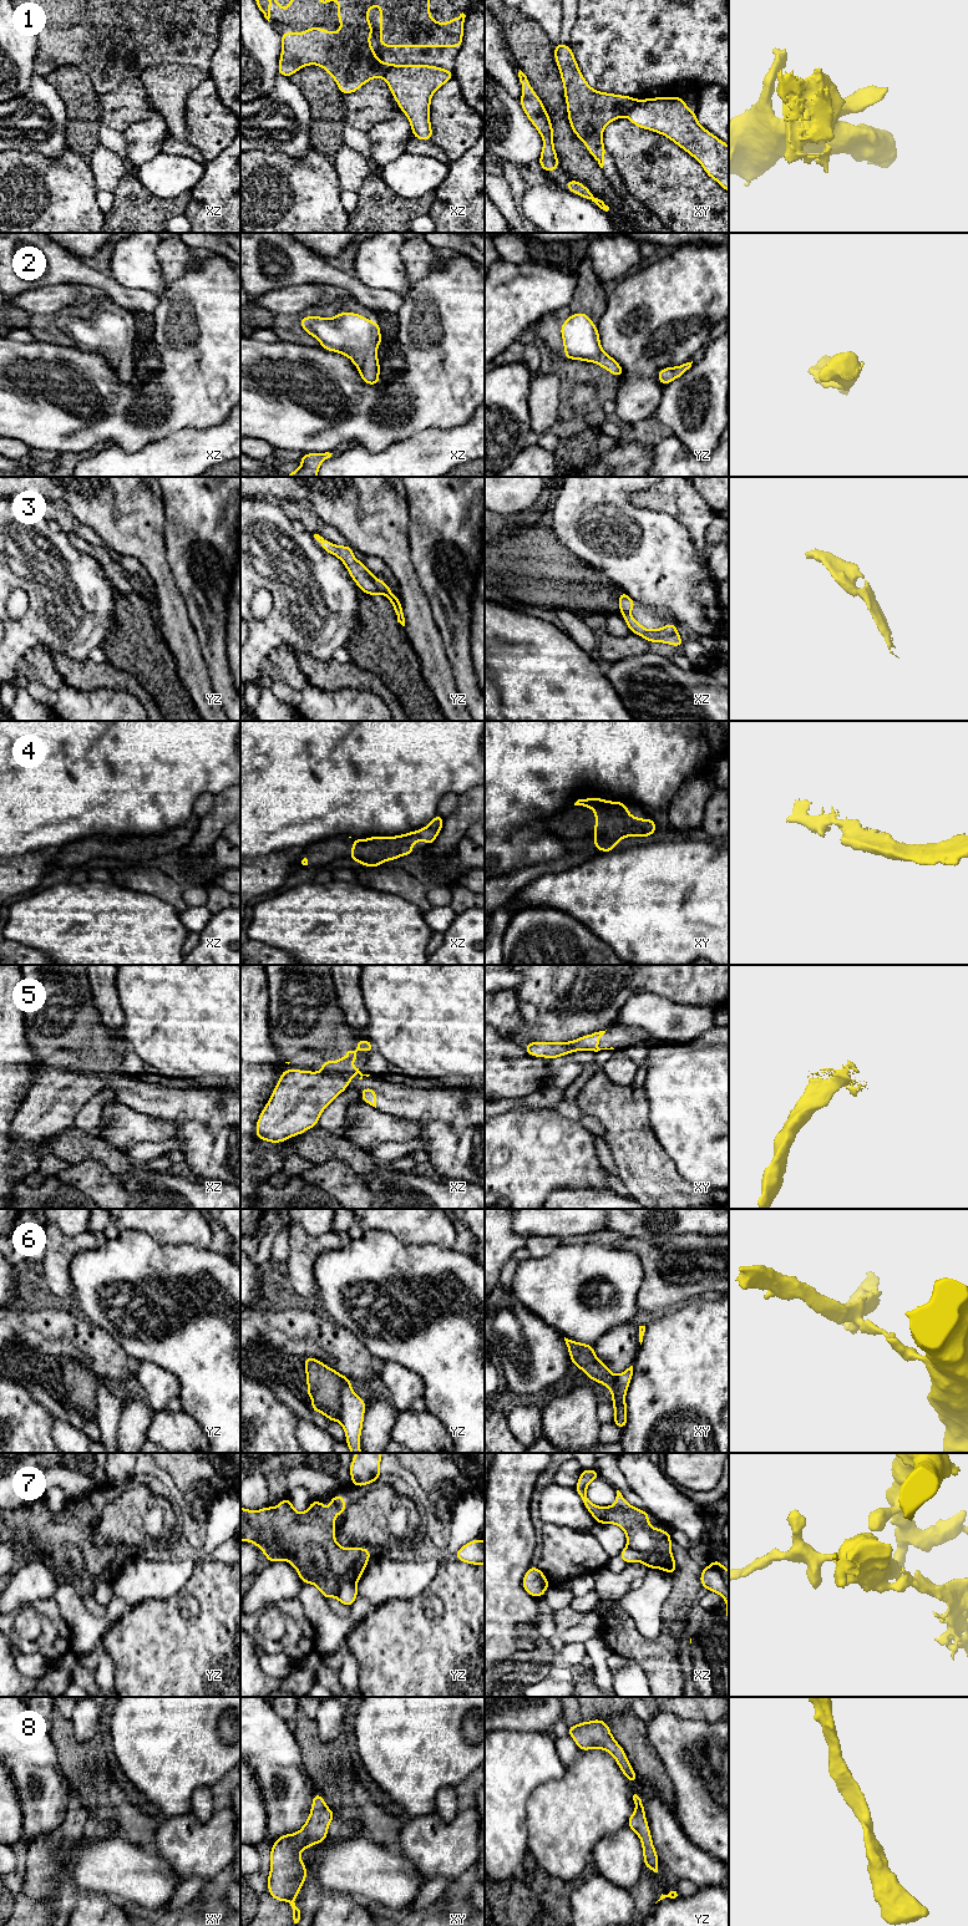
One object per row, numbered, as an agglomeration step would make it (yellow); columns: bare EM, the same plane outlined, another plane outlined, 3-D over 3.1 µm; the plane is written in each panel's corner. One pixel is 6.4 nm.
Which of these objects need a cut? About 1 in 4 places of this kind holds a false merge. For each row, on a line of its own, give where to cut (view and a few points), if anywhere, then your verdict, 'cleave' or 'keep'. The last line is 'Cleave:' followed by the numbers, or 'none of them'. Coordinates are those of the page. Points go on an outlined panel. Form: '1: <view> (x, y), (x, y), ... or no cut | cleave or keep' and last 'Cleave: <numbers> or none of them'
1: xy (638, 100), (627, 115) | cleave
2: no cut | keep
3: no cut | keep
4: no cut | keep
5: xz (320, 1072), (328, 1076), (341, 1077), (348, 1083) | cleave
6: yz (341, 1376), (341, 1408), (338, 1419) | cleave
7: xz (628, 1545), (645, 1554), (658, 1554), (664, 1565) | cleave
8: no cut | keep
Cleave: 1, 5, 6, 7

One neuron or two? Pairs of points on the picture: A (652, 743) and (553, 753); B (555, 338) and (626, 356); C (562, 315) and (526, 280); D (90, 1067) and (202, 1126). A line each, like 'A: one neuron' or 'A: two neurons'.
A: one neuron
B: two neurons
C: two neurons
D: one neuron

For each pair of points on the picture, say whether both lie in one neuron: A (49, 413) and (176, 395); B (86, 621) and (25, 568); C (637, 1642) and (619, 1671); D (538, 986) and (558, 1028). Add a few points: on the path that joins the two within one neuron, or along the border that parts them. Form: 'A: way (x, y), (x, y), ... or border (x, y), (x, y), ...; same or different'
A: way (85, 430), (148, 431), (151, 428), (160, 428); same
B: way (71, 606), (65, 606), (40, 582); same
C: border (612, 1652), (629, 1657), (644, 1672), (647, 1678); different
D: way (545, 996), (545, 1012), (551, 1019); same

